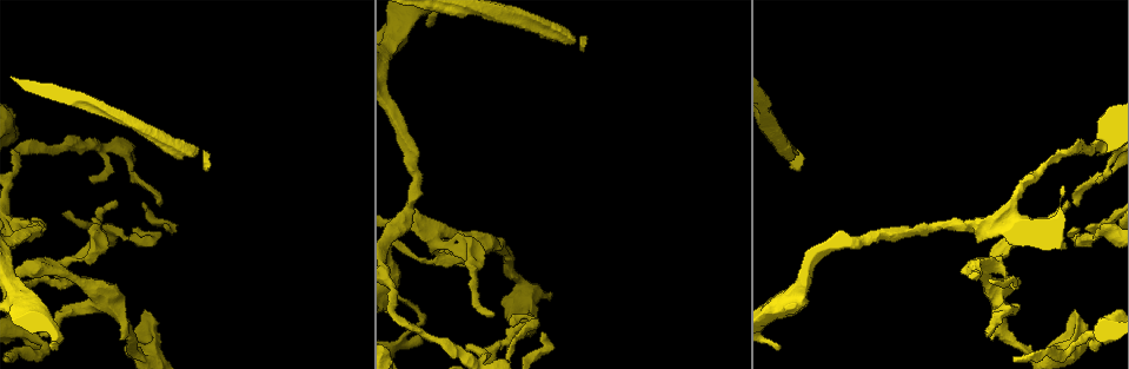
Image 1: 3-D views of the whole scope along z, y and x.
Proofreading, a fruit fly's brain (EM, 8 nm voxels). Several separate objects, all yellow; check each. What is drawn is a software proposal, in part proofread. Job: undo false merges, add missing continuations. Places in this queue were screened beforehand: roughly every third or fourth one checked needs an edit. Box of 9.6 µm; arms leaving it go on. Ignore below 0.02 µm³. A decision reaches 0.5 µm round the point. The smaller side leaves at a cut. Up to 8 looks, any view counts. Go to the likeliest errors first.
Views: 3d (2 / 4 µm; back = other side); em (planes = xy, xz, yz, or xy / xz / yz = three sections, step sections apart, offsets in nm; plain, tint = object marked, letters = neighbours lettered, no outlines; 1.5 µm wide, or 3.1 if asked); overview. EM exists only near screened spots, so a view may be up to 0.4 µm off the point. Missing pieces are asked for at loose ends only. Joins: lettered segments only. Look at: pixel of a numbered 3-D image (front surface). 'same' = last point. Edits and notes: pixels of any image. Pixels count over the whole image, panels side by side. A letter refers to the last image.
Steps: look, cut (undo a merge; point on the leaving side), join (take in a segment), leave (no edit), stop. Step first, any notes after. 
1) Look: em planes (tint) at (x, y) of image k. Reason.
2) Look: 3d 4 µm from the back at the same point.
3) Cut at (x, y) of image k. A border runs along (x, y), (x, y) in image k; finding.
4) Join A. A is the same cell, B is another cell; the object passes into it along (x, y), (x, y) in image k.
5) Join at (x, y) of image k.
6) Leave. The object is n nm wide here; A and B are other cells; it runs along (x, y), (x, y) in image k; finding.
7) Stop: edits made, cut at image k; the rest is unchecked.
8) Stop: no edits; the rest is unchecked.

Look: em planes (tint) at (485, 245) of image 1. Two arms at a narrow angle.

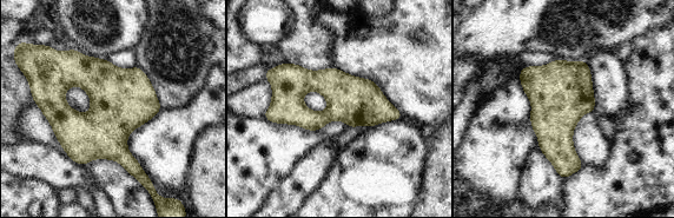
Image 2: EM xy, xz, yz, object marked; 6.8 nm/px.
Look: em planes (letters) at the same point.

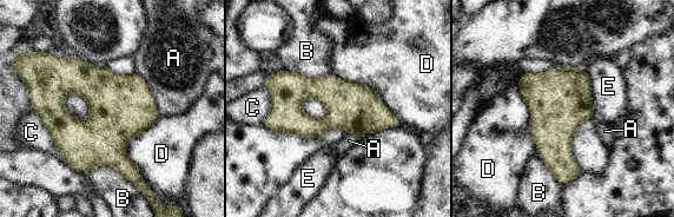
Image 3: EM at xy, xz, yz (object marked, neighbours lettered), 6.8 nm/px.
Leave. The longest contact is with D, 600 nm; A, B, C, D and E are other cells; all the same neuron.

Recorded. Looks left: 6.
Look: 3d 2 µm from the back at (563, 33) of image 1. Calibre changes.

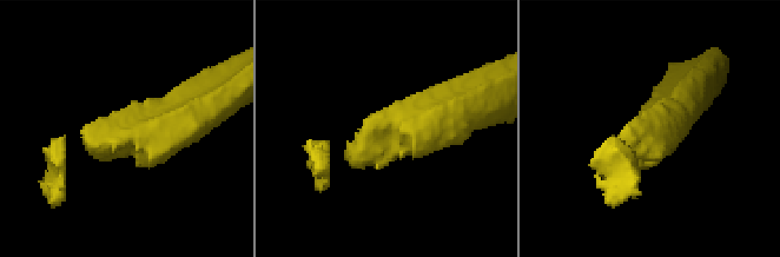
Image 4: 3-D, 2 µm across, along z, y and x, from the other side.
Look: em yz step 8 (tint) at (643, 136) of image 4. Shape alone is not enough.

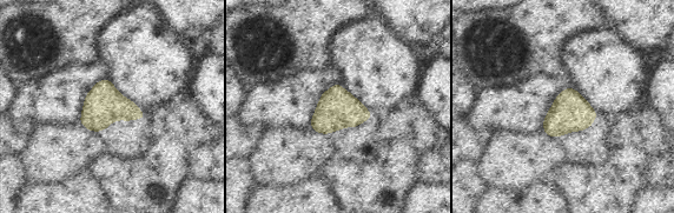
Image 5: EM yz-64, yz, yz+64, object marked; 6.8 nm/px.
Look: em planes (letters) at the same point.

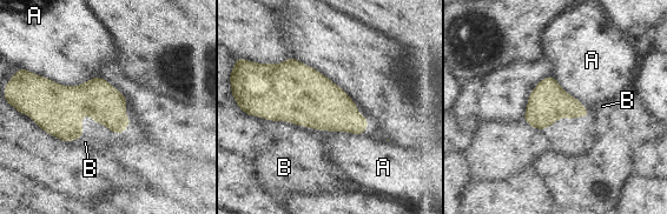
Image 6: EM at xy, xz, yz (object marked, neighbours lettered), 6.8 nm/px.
Leave. A and B are other cells; a border runs along (248, 114), (325, 131) in image 6; continuous, no second neuron.

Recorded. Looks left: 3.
Look: em yz step 4 (letters) at (501, 344) of image 1.

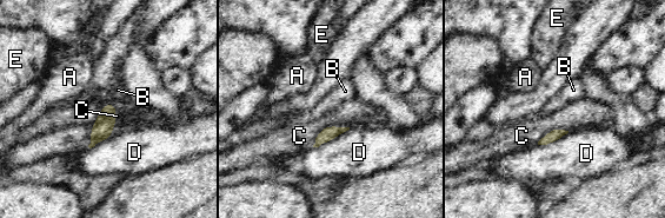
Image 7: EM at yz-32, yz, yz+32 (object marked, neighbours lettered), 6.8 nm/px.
Leave. A, B, C, D and E are other cells; a border runs along (114, 103), (106, 104), (92, 123) in image 7; continuous, no second neuron.

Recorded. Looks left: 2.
Stop: no edits; the rest is unchecked.

